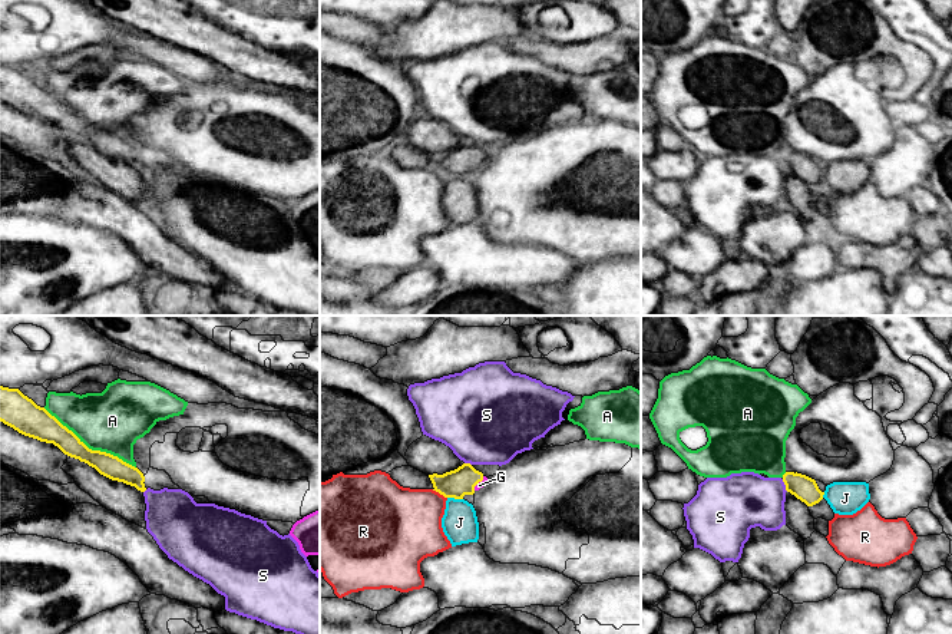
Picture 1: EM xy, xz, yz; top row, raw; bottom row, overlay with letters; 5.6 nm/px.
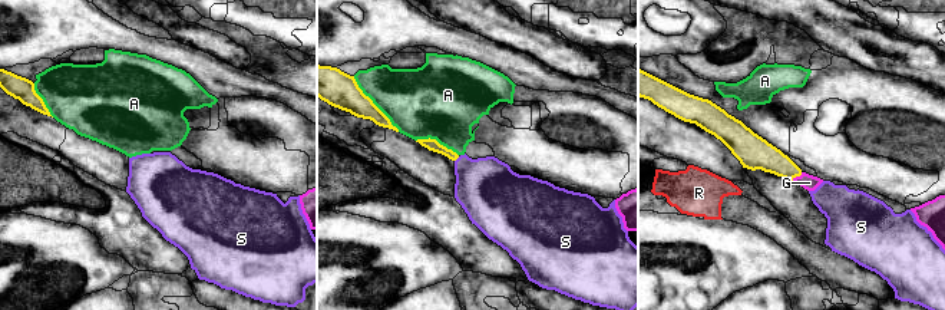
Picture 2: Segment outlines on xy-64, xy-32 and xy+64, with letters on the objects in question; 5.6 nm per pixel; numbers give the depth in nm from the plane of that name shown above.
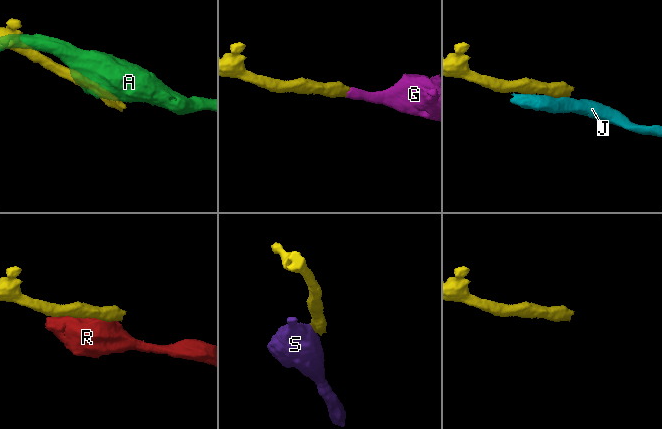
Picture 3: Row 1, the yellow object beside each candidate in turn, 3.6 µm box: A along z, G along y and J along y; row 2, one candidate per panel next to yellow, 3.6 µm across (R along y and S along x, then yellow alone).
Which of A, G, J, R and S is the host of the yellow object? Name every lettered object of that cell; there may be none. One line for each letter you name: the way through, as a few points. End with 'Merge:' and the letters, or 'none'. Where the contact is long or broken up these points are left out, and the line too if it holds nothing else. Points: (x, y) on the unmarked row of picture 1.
G: way xz (456, 162), (478, 161), (479, 164)
Merge: G

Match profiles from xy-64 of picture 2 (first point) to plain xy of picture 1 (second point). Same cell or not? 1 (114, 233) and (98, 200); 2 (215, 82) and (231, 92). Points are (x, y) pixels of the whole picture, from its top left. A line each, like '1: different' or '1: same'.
1: same
2: different

